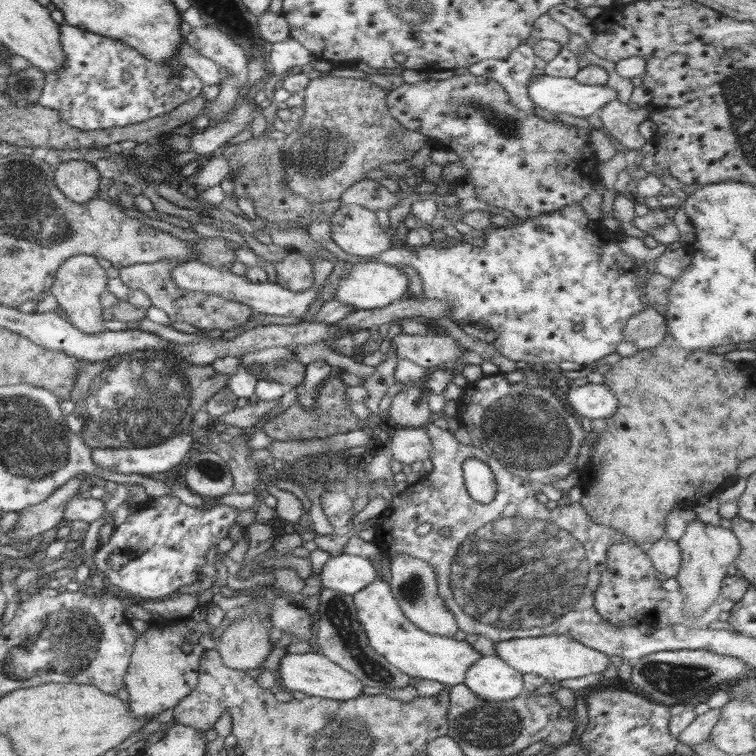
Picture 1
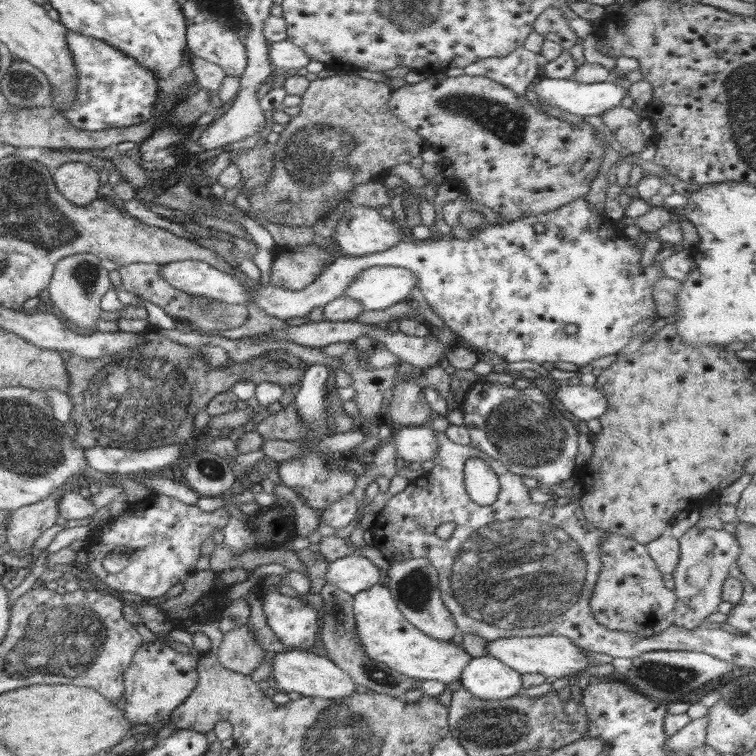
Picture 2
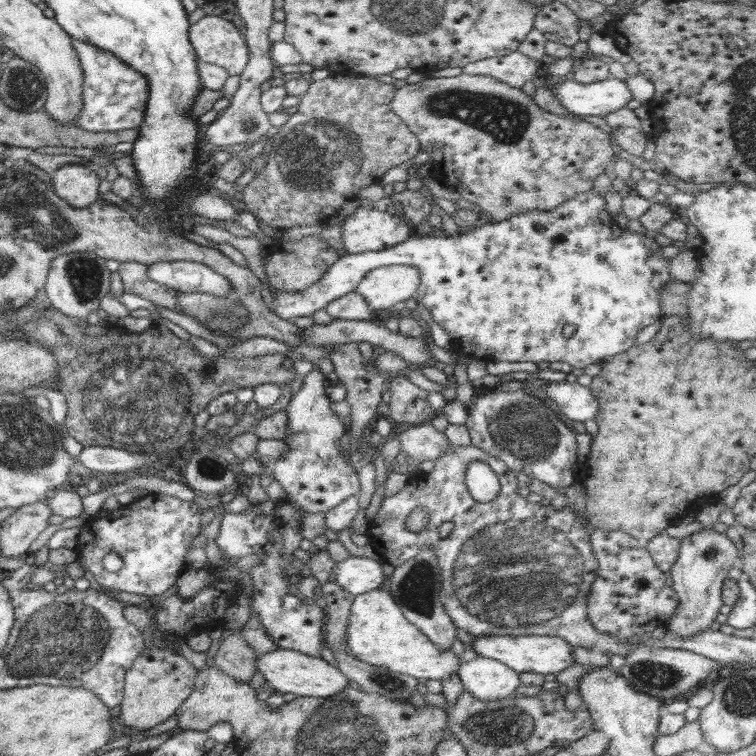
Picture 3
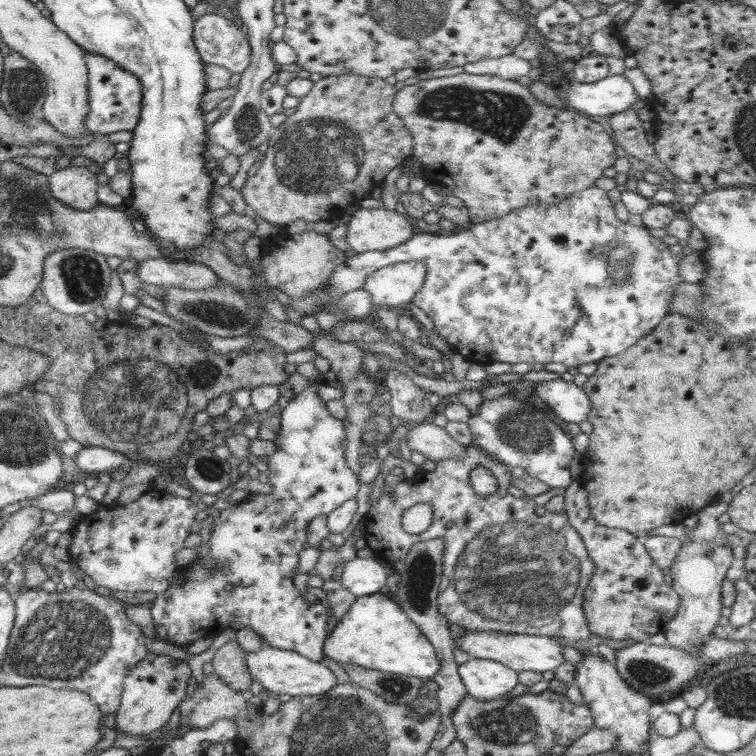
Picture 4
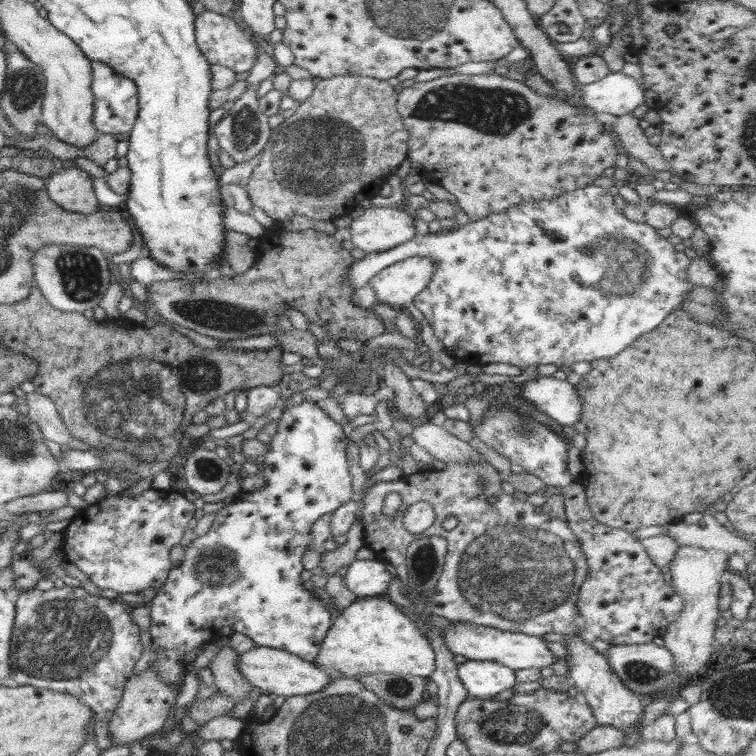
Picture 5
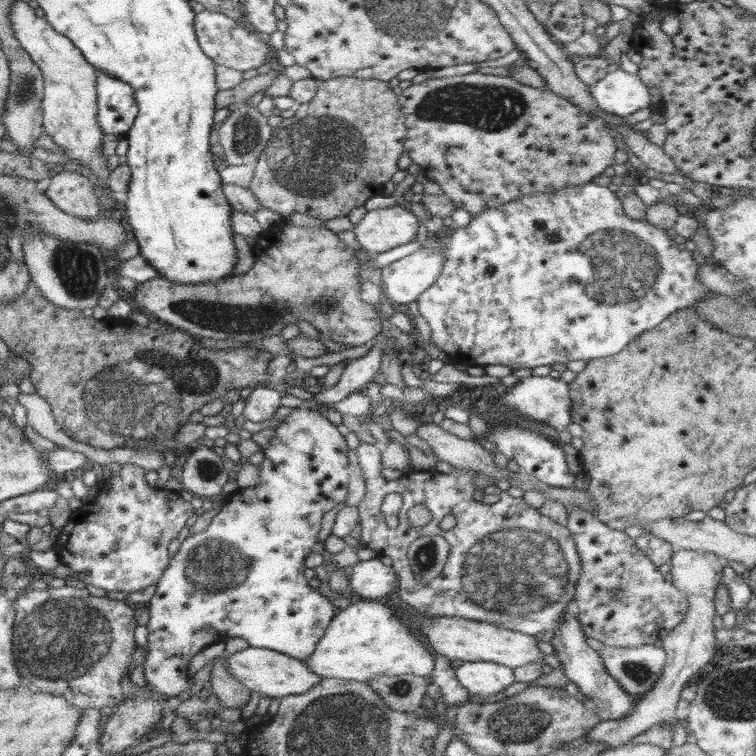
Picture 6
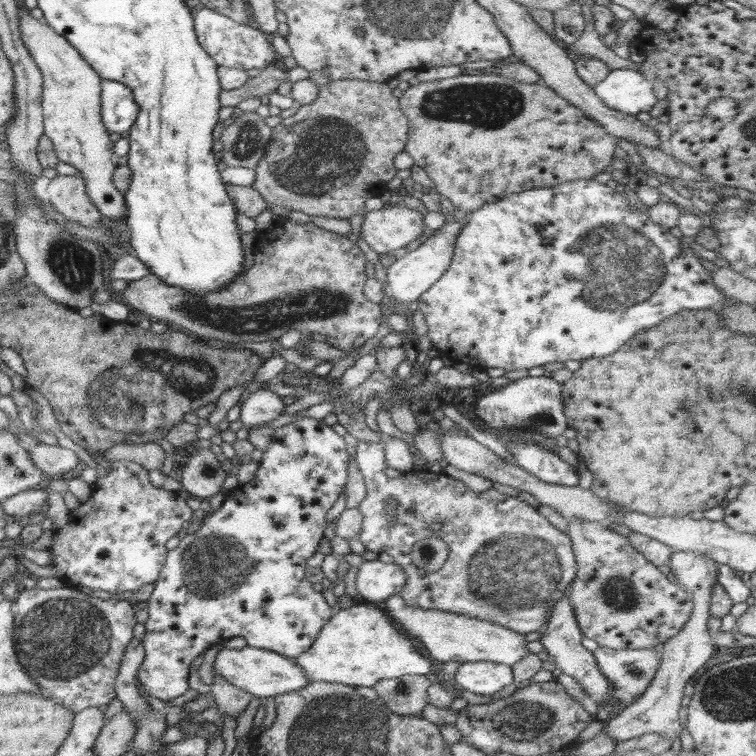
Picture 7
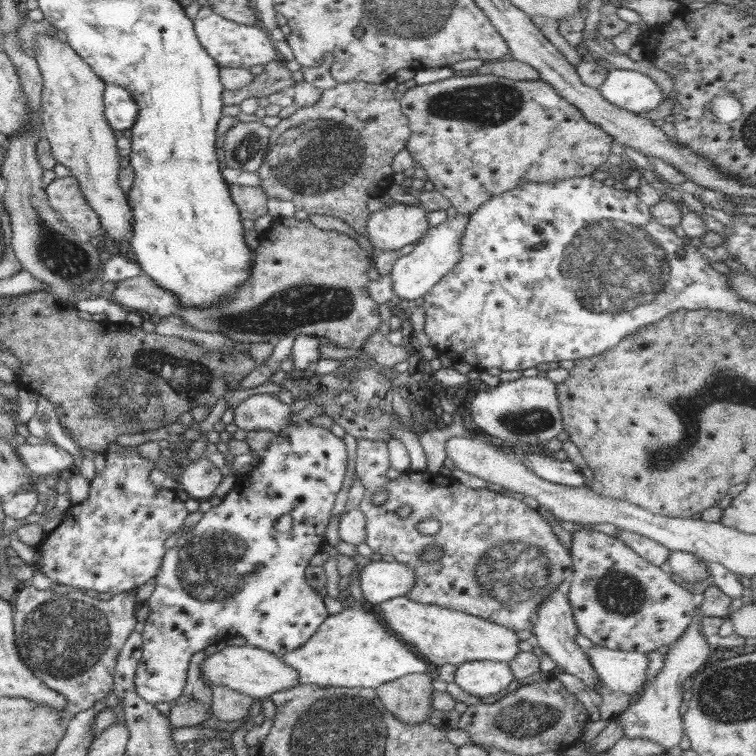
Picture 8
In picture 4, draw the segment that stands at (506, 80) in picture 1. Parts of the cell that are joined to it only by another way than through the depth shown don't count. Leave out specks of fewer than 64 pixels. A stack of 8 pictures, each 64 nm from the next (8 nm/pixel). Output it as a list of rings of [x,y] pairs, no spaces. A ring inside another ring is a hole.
[[[512,53],[500,58],[480,59],[476,62],[469,62],[465,64],[463,68],[464,72],[468,74],[488,74],[516,82],[518,78],[528,76],[530,70],[532,70],[535,65],[535,62],[519,58]]]

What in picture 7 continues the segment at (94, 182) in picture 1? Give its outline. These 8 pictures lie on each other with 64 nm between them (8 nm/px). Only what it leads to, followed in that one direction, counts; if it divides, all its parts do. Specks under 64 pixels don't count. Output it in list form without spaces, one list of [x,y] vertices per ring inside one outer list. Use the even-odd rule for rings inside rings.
[[[57,175],[50,180],[47,192],[48,202],[68,221],[86,227],[96,227],[100,223],[102,214],[89,198],[86,181],[80,175]]]

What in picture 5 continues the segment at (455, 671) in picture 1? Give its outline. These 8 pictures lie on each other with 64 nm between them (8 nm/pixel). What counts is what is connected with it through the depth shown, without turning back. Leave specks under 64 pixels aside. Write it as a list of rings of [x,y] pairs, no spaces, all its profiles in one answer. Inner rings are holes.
[[[382,595],[358,598],[344,611],[336,613],[323,641],[319,657],[313,661],[321,670],[335,677],[357,678],[360,674],[410,674],[427,680],[435,670],[435,653],[425,633],[409,614]]]

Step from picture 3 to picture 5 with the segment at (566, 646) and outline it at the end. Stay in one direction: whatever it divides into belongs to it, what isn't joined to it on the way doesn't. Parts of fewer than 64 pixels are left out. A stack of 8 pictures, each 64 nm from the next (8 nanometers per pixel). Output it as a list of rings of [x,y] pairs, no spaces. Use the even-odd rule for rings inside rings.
[[[453,623],[448,632],[445,632],[445,642],[449,650],[456,656],[462,655],[469,660],[494,661],[514,670],[543,669],[551,667],[556,660],[548,642],[541,637],[528,634],[500,631],[489,626],[476,626],[466,623]]]

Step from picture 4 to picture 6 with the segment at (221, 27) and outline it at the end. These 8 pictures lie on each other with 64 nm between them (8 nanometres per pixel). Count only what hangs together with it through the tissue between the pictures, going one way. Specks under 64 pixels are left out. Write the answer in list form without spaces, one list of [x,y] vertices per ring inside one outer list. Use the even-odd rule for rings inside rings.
[[[204,9],[196,13],[194,28],[202,52],[215,65],[224,65],[242,73],[246,70],[257,69],[266,59],[273,59],[273,51],[267,43],[266,37],[256,30],[246,28],[243,22],[228,18],[220,12],[210,12],[210,10]]]

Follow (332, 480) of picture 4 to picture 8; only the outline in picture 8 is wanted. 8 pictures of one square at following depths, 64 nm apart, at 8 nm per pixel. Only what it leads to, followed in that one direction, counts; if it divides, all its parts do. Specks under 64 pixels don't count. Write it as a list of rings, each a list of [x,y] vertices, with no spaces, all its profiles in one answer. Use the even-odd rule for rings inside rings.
[[[304,420],[299,423],[292,423],[292,425],[288,424],[286,429],[273,434],[268,448],[262,451],[261,457],[262,460],[252,471],[243,477],[237,477],[237,483],[234,484],[227,495],[223,496],[219,505],[213,506],[204,513],[204,516],[194,527],[187,529],[181,538],[178,538],[174,548],[166,551],[162,566],[159,568],[158,574],[153,578],[156,586],[146,602],[146,605],[150,608],[150,614],[148,614],[148,619],[144,624],[144,632],[141,634],[143,654],[140,662],[138,662],[139,666],[135,677],[136,693],[138,693],[139,698],[144,699],[146,702],[153,705],[156,702],[170,703],[183,694],[190,658],[210,645],[235,637],[242,637],[246,639],[247,645],[261,650],[268,650],[268,652],[280,657],[299,650],[306,642],[309,642],[312,636],[320,629],[320,625],[326,621],[328,616],[331,616],[326,610],[320,592],[317,592],[306,583],[305,570],[308,568],[309,560],[312,556],[326,549],[326,527],[332,516],[336,494],[342,490],[342,482],[344,482],[344,476],[346,476],[348,462],[346,459],[346,444],[342,438],[335,436],[330,429],[315,426]],[[286,518],[290,518],[290,528],[286,532],[276,530],[274,524],[278,520],[286,522]]]

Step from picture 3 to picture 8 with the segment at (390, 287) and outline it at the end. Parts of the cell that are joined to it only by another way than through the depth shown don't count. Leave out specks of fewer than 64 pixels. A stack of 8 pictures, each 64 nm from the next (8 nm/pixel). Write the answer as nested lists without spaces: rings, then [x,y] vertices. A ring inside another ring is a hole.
[[[458,214],[448,217],[437,226],[430,226],[427,232],[416,243],[414,250],[406,255],[399,255],[389,276],[392,288],[401,300],[410,302],[423,297],[436,283],[453,270],[460,261],[460,239],[464,237],[469,214]]]

